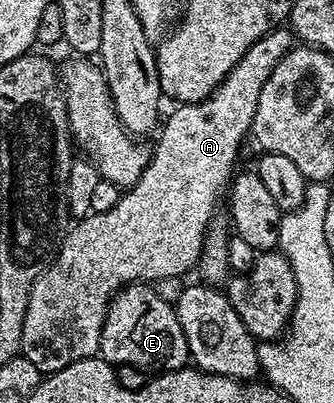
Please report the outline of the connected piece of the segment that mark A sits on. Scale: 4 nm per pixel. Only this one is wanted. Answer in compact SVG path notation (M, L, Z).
M277 27L272 29L262 39L258 39L258 43L254 43L254 47L250 47L250 51L246 51L246 55L242 55L242 59L238 59L238 63L230 71L230 75L226 75L224 82L218 86L209 97L202 99L201 101L190 101L177 104L175 106L176 110L174 110L169 117L167 114L166 120L163 122L162 128L159 130L158 136L155 138L155 140L157 139L156 149L154 145L154 148L150 153L148 166L142 171L138 183L131 186L120 197L118 203L116 203L114 207L106 212L92 212L87 217L79 218L65 232L65 237L61 241L60 249L53 258L52 264L45 269L43 275L35 281L34 287L31 288L29 306L26 309L26 322L22 323L21 356L30 359L30 361L38 367L41 374L47 375L49 373L57 373L57 371L69 366L70 363L81 361L84 358L93 357L99 352L101 329L104 326L105 315L108 313L108 305L112 300L112 296L117 290L124 288L125 285L153 283L166 277L176 276L183 278L192 268L197 268L200 254L204 251L204 236L208 234L209 228L214 221L212 216L216 213L216 204L218 204L219 201L221 204L222 194L229 188L230 182L234 176L234 170L237 168L237 166L235 167L236 156L240 153L240 144L243 143L244 137L246 141L246 138L252 132L254 111L258 111L258 95L262 91L262 87L266 87L266 79L270 79L270 75L274 71L276 64L278 64L278 62L280 62L281 59L293 49L293 47L294 34L291 28Z

